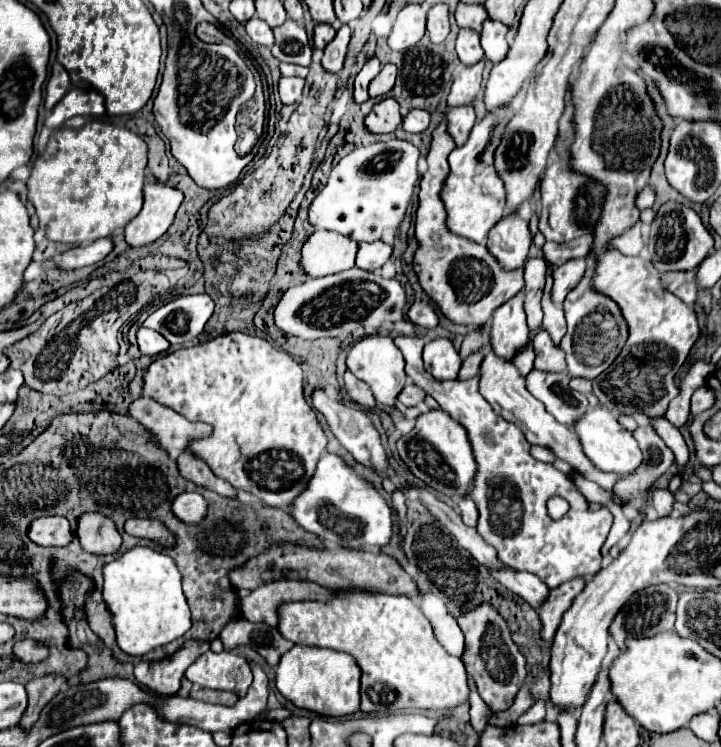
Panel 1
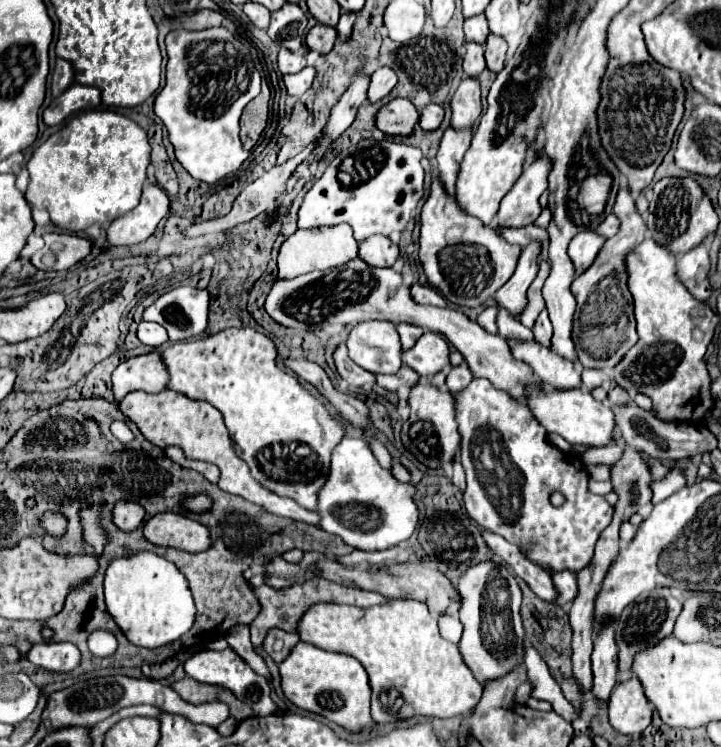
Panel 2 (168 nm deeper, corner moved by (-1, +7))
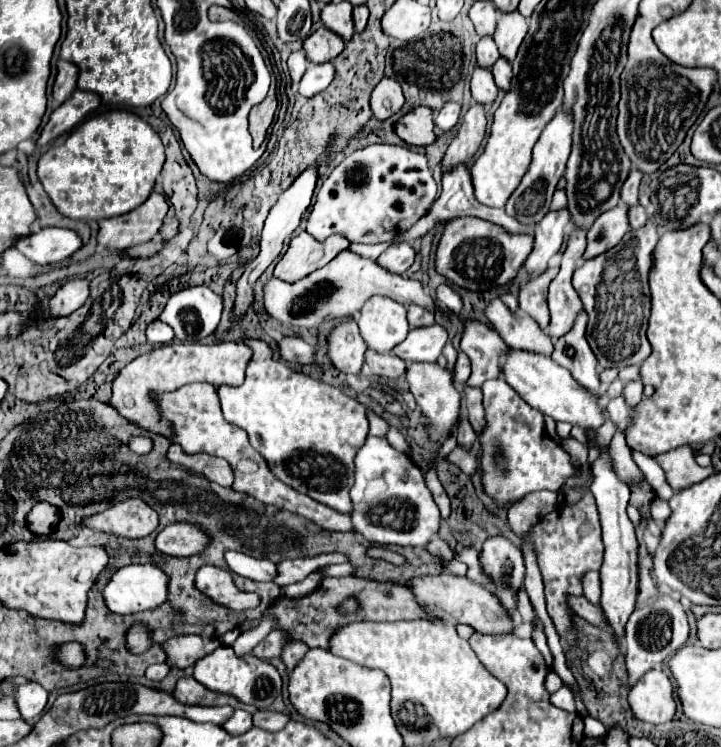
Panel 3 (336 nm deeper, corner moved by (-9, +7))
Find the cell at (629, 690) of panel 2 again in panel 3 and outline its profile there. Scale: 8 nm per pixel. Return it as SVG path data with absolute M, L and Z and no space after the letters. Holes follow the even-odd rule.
M647 671L629 691L629 707L635 719L661 725L673 719L675 699L669 675L663 671Z

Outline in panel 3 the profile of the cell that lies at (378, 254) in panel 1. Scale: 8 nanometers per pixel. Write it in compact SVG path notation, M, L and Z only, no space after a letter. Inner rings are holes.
M395 241L395 243L391 243L391 247L387 247L379 255L377 263L391 273L403 275L413 265L413 259L415 259L415 251L411 249L411 245L403 243L403 241L399 241L399 243Z

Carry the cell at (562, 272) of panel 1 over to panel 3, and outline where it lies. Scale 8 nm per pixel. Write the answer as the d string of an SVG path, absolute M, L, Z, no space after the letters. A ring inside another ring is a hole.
M617 205L615 209L601 213L595 219L591 231L587 233L587 249L583 253L583 259L593 259L609 251L623 239L627 231L629 231L629 221L625 205Z

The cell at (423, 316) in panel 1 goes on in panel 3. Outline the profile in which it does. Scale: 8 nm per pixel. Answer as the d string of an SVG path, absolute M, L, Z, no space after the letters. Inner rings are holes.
M447 283L439 285L437 291L435 291L435 295L437 295L437 301L439 301L441 305L445 305L447 309L451 309L453 313L459 313L459 311L461 311L461 307L463 307L461 297L453 291L451 285L447 285Z

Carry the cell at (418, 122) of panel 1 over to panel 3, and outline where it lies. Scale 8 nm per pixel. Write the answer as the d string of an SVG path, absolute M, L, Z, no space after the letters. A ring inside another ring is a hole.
M445 103L443 109L435 115L437 129L439 131L449 131L451 127L455 127L455 123L459 121L459 111L461 111L459 103Z

